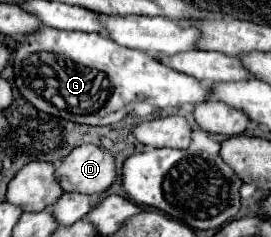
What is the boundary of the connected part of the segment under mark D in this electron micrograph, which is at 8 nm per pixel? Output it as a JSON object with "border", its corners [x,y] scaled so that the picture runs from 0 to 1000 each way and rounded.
{"border":[[[299,612],[232,671],[210,747],[240,806],[380,814],[432,755],[424,654],[358,612]]]}

